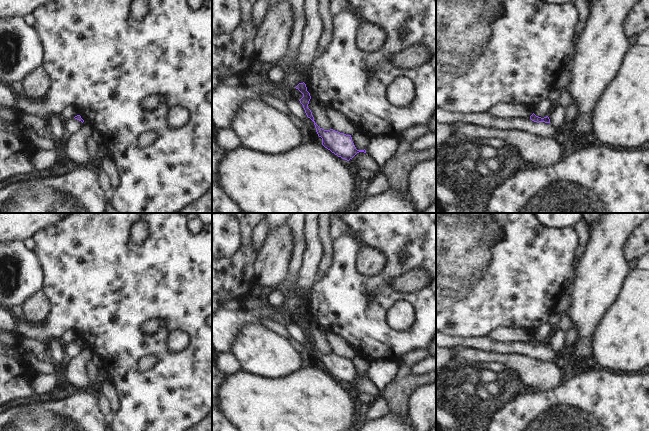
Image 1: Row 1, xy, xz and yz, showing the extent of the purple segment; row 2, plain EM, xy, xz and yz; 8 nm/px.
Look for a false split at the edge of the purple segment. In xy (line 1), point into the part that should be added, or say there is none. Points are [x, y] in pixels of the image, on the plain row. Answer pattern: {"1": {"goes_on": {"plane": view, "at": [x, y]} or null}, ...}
{"1": {"goes_on": null}}

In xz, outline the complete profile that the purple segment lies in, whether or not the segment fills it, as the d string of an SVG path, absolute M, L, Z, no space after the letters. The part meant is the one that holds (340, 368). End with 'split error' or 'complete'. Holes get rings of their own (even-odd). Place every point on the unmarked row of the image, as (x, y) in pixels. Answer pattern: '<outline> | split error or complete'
M304 306L299 307L295 312L298 313L303 318L303 321L299 325L303 329L303 332L305 334L307 341L314 346L316 356L318 360L322 362L322 369L325 372L330 374L332 377L334 377L338 381L341 381L342 383L345 383L347 385L352 383L359 376L366 377L365 373L364 374L356 373L352 365L351 359L346 359L344 357L340 357L333 353L324 354L320 352L315 347L312 336L308 332L308 328L311 323L311 320L310 320L310 317L307 315L306 308Z | complete

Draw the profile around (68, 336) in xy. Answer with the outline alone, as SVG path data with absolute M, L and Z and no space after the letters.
M71 329L65 331L65 332L61 335L60 338L61 338L61 341L62 341L62 343L63 343L64 345L67 344L67 343L71 343L71 342L79 339L78 336L76 335L76 333L75 333L73 330L71 330Z

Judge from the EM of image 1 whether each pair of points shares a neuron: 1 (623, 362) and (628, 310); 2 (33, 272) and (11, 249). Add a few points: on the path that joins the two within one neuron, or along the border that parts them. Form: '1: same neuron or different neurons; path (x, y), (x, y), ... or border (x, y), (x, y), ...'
1: same neuron; path (623, 349), (623, 343), (628, 338), (628, 323)
2: same neuron; path (27, 266), (17, 255)

